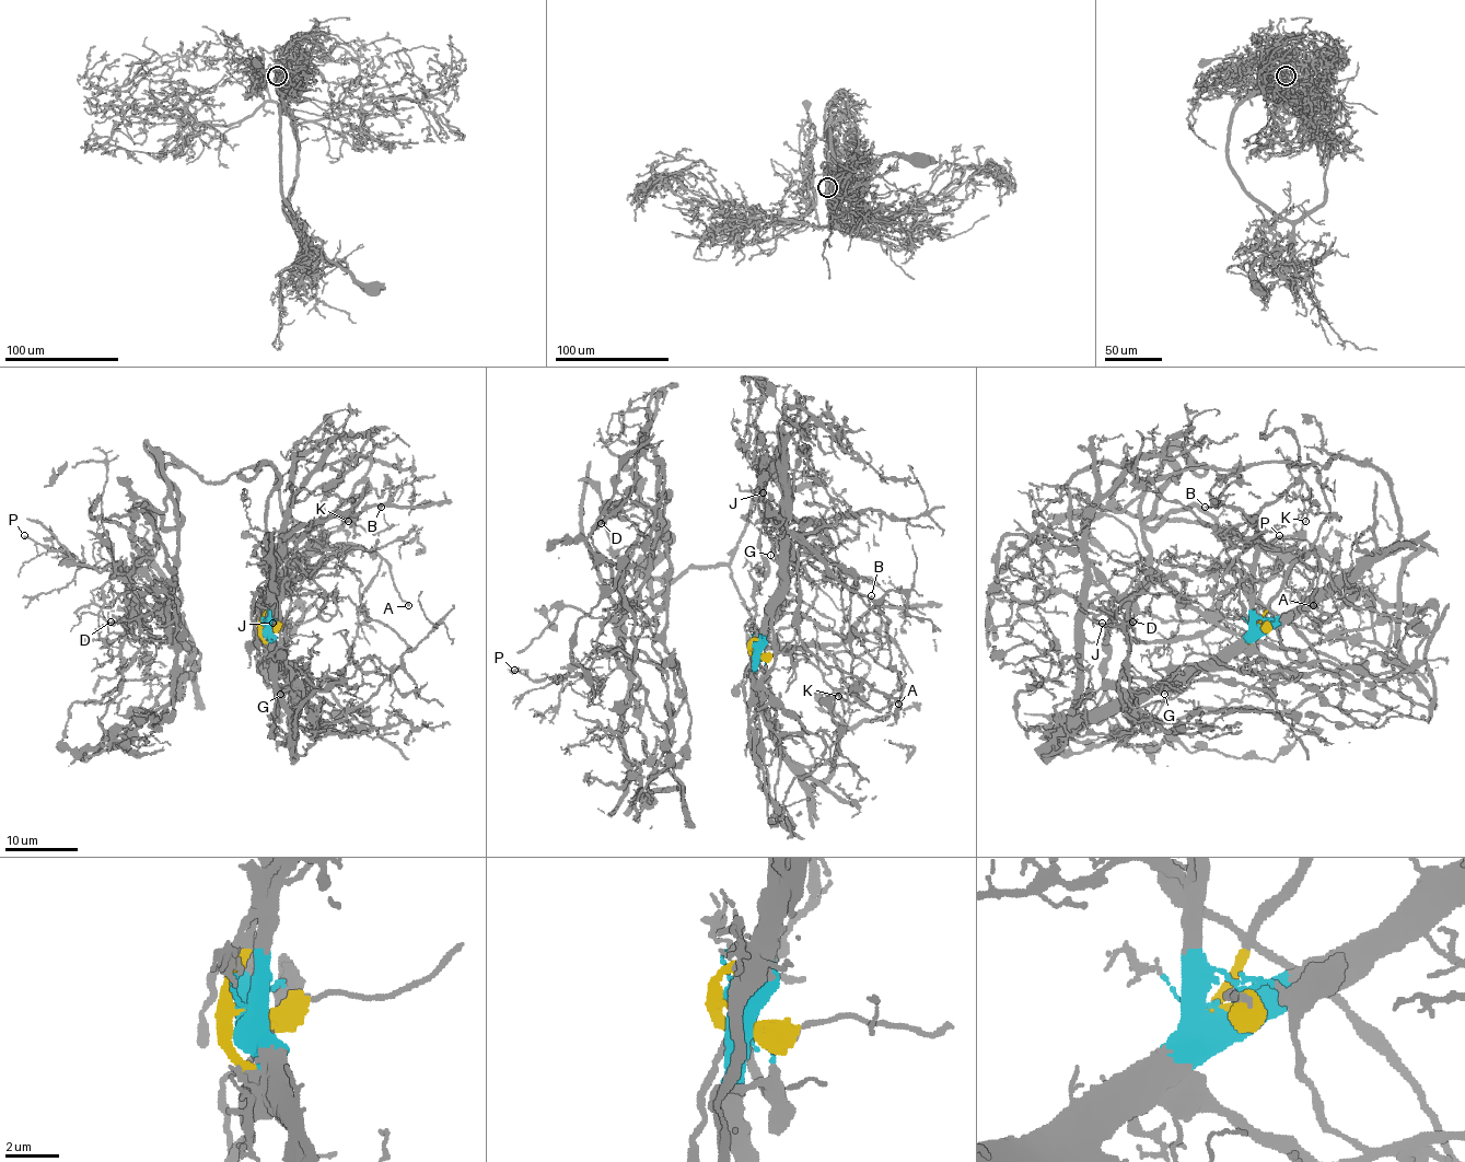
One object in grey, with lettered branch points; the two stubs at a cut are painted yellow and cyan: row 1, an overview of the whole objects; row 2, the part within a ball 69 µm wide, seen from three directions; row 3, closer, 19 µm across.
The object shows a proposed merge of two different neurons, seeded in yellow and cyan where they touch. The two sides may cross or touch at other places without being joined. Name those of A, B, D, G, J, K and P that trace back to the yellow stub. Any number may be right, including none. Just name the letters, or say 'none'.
D, P

